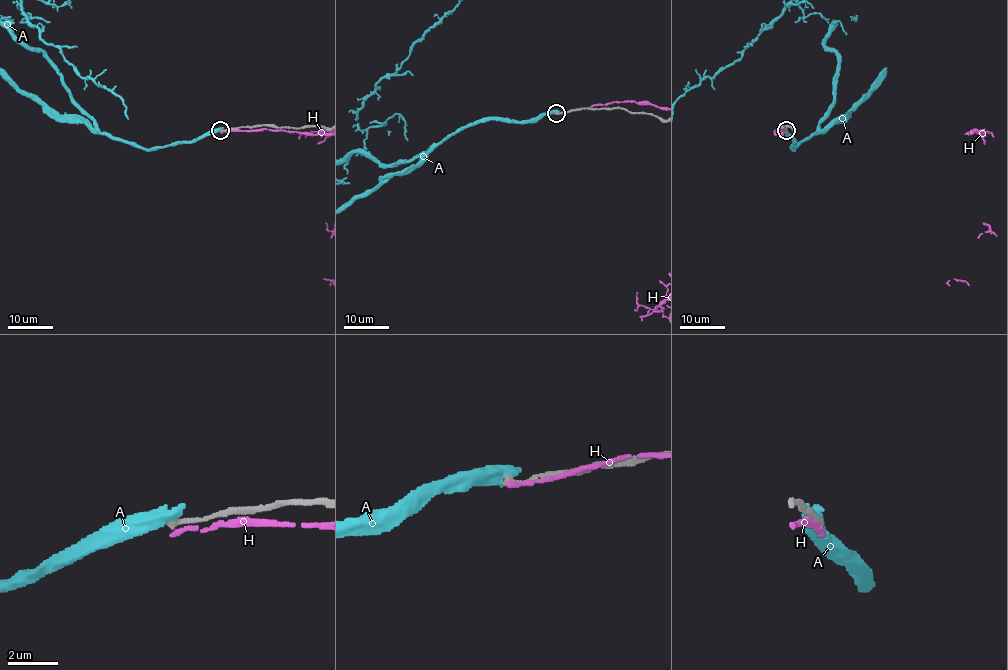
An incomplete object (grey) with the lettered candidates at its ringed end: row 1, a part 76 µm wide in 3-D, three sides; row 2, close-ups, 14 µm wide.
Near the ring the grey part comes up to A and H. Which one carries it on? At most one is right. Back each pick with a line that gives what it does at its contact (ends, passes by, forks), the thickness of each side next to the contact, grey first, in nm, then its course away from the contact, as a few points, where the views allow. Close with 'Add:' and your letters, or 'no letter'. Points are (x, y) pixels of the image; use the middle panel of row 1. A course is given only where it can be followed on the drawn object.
Add: no letter

